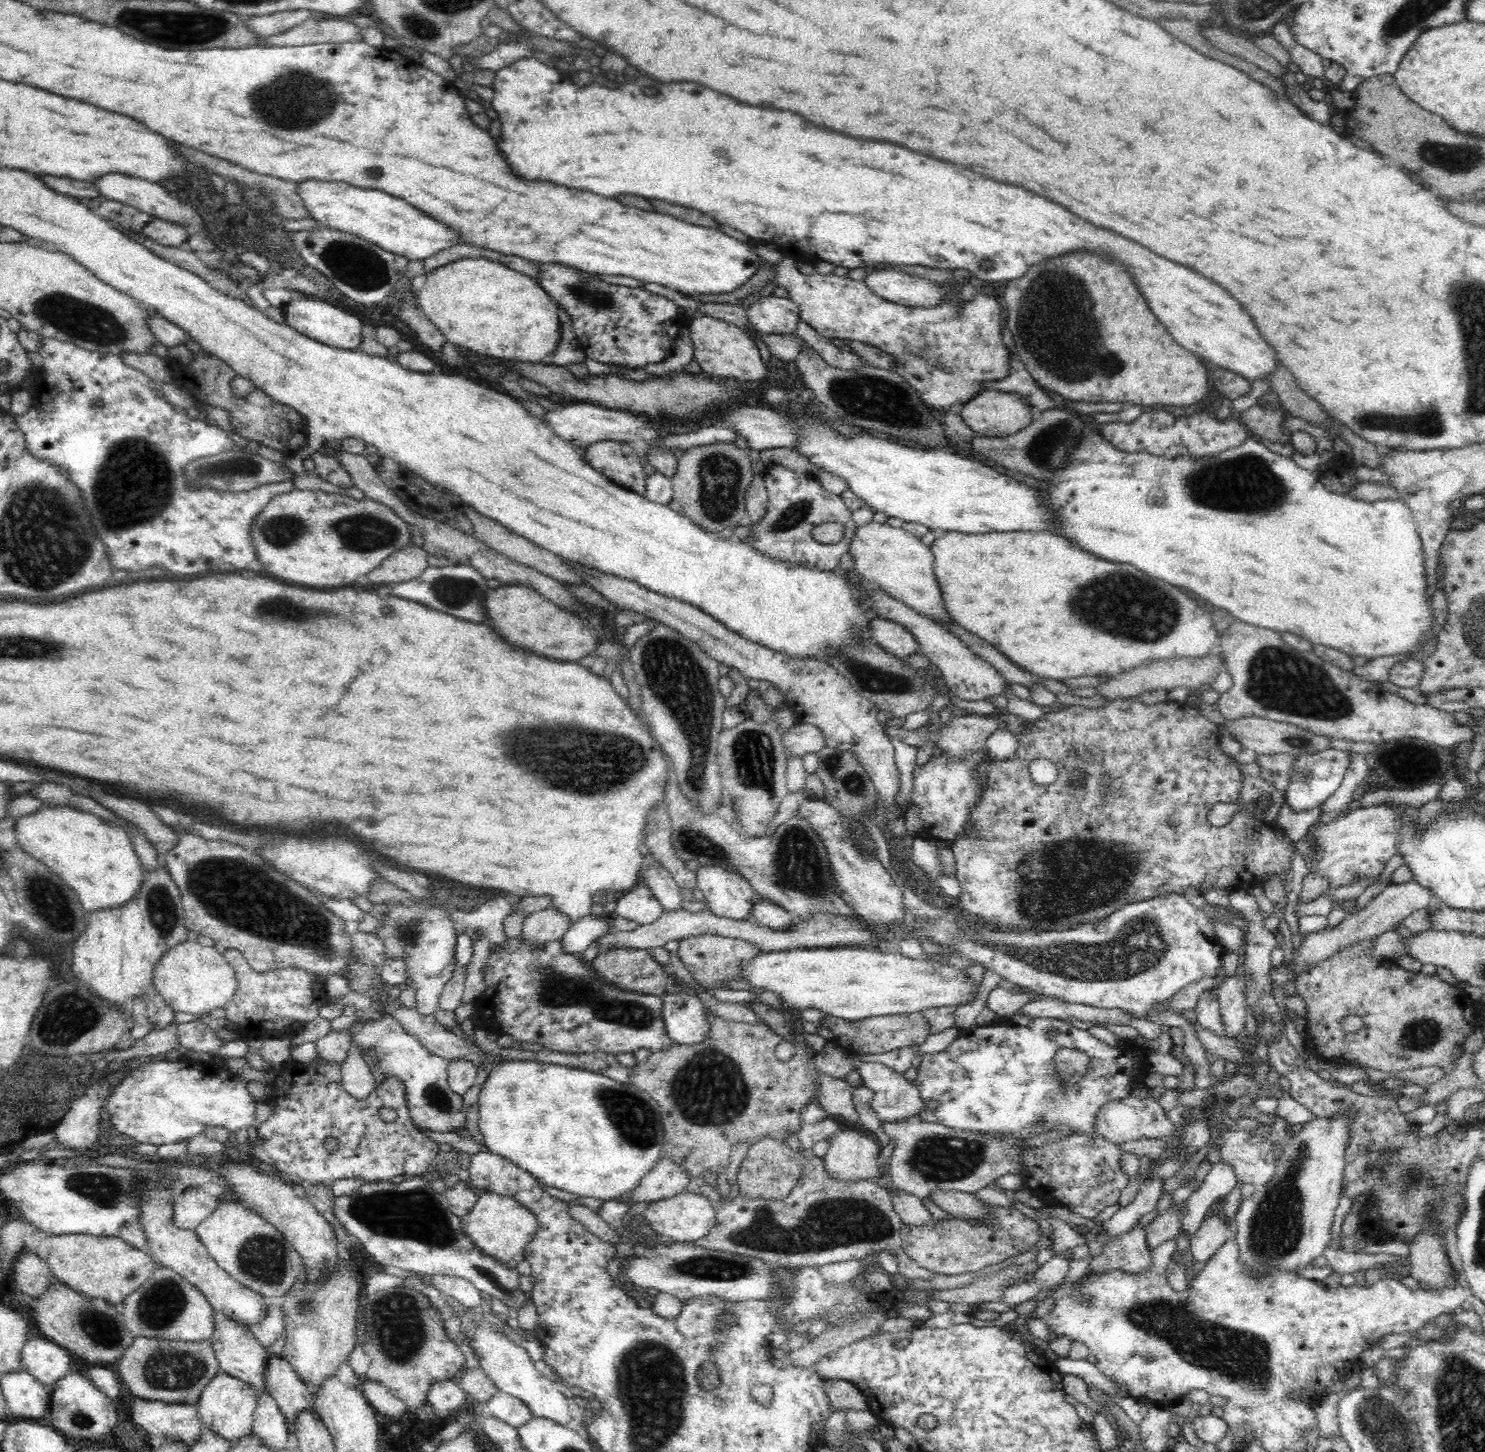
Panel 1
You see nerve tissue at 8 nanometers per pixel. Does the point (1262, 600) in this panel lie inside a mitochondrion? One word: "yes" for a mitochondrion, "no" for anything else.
no

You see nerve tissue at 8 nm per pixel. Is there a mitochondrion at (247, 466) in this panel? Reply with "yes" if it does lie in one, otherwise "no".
yes

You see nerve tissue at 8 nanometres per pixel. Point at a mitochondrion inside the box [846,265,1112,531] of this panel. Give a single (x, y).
(1052, 443)

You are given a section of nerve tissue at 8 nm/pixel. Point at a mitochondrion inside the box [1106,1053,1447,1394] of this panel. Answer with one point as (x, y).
(1274, 1232)

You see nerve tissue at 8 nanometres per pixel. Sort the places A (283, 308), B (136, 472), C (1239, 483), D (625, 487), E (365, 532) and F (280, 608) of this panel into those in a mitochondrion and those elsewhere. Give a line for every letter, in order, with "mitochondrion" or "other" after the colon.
A: other
B: mitochondrion
C: mitochondrion
D: other
E: mitochondrion
F: mitochondrion

